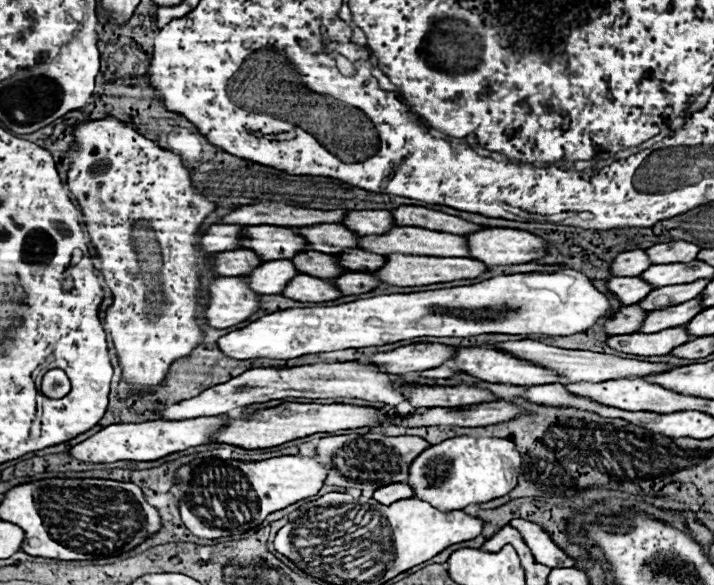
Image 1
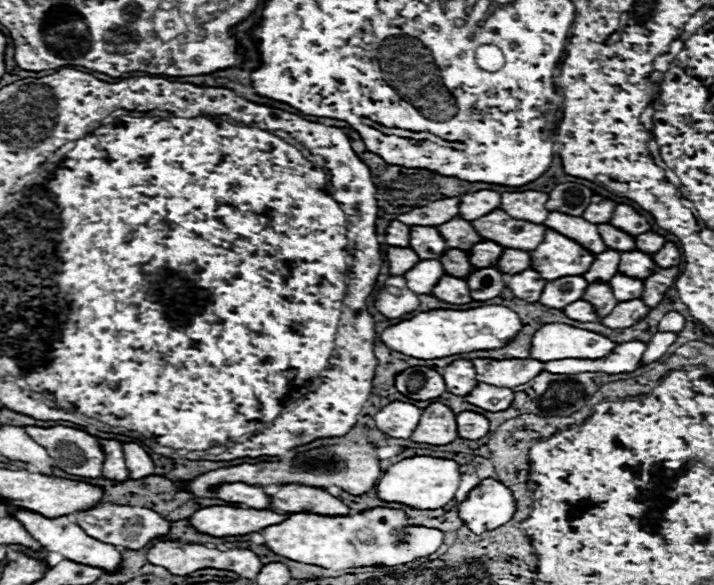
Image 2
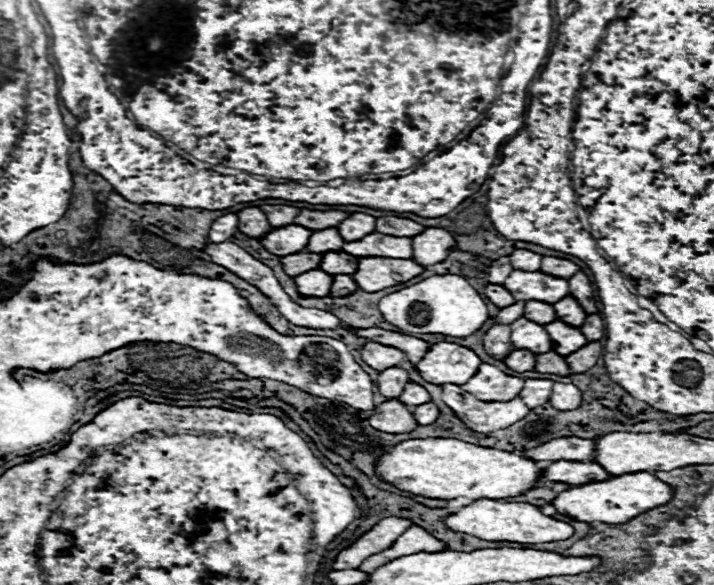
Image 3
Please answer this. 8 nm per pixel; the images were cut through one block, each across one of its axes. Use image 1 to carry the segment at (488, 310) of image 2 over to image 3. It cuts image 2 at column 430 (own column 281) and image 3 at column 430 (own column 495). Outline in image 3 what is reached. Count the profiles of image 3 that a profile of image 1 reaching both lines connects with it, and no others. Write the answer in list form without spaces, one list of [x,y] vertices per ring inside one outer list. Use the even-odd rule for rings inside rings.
[[[456,274],[430,276],[414,286],[388,294],[378,302],[378,308],[386,318],[386,322],[398,326],[408,334],[420,332],[420,334],[444,334],[454,338],[466,338],[476,330],[480,330],[488,318],[488,310],[480,294],[462,276]]]

